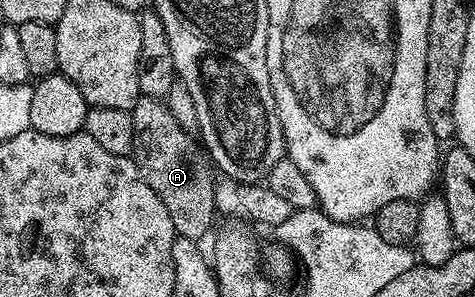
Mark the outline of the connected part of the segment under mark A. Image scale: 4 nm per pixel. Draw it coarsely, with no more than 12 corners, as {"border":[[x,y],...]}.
{"border":[[140,96],[135,166],[176,234],[212,232],[217,173],[162,100]]}

